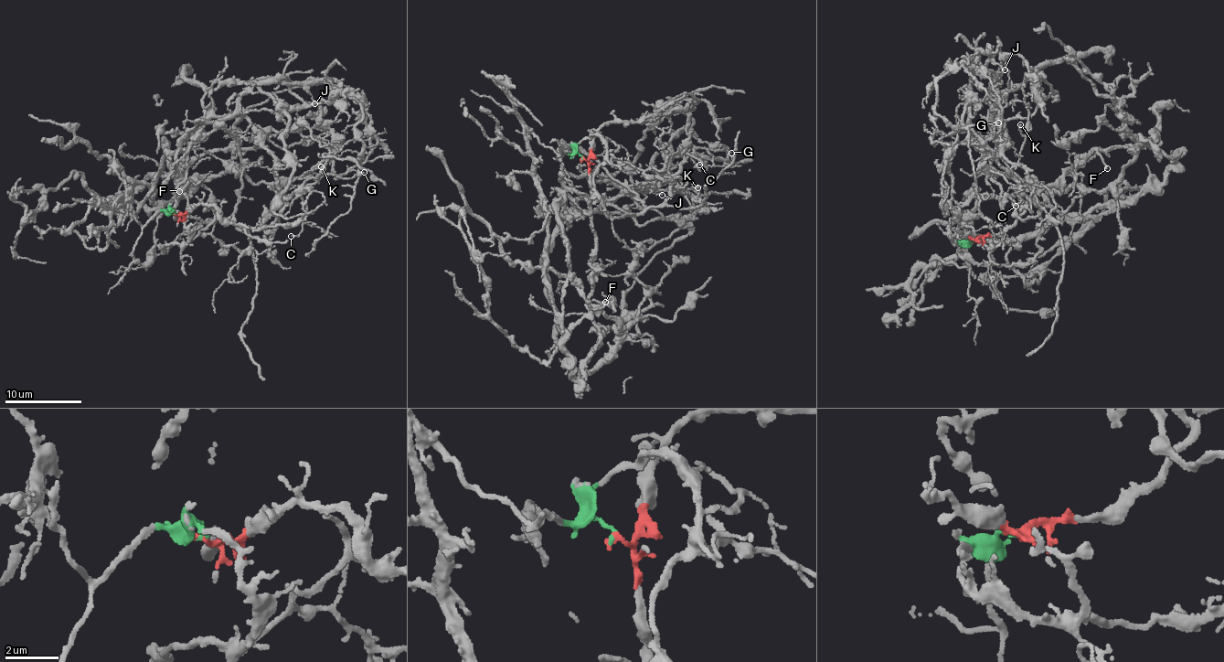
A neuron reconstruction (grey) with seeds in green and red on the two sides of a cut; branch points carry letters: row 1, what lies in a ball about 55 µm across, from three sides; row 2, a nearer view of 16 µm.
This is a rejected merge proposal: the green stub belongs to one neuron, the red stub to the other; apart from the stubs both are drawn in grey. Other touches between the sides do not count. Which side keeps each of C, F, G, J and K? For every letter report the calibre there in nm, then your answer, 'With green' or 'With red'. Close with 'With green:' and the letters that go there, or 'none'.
C: Thickness 100 nm. With green
F: Thickness 140 nm. With red
G: Thickness 90 nm. With green
J: Thickness 130 nm. With red
K: Thickness 110 nm. With green
With green: C, G, K

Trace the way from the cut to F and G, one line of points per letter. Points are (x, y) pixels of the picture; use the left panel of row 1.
F: (175, 213), (178, 213), (174, 217), (177, 214), (174, 205), (185, 190), (176, 181), (175, 167), (179, 191)
G: (175, 213), (189, 240), (164, 251), (204, 221), (253, 228), (278, 199), (328, 175), (364, 172)

